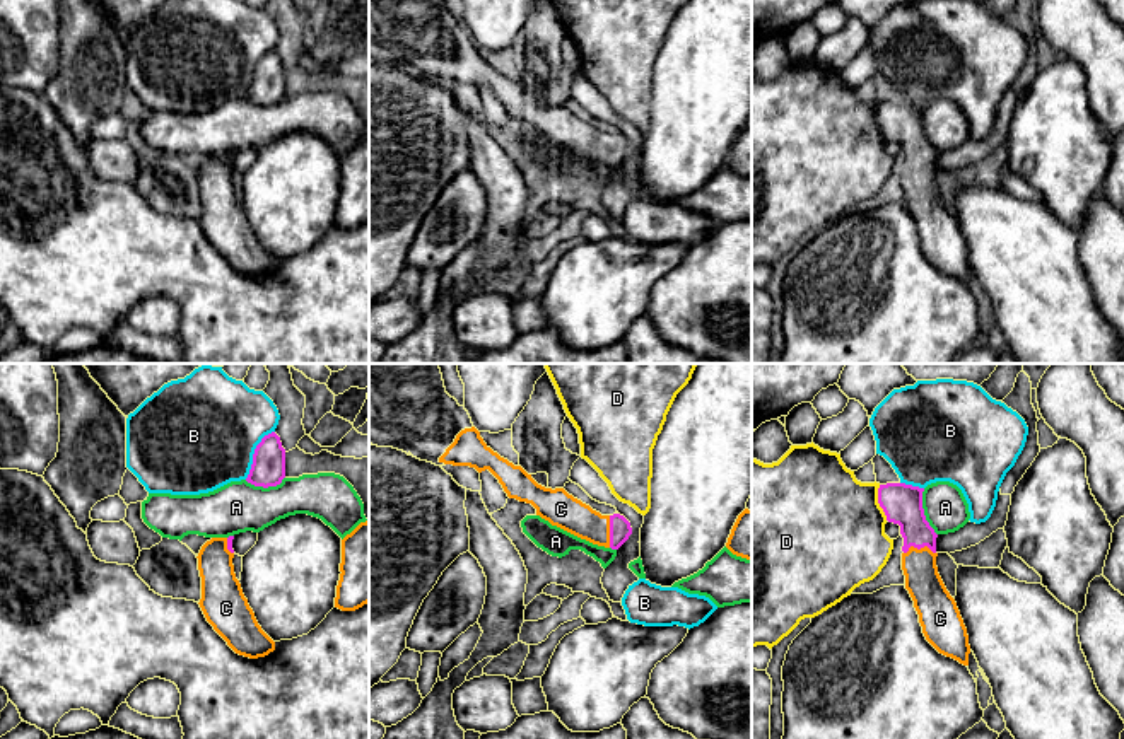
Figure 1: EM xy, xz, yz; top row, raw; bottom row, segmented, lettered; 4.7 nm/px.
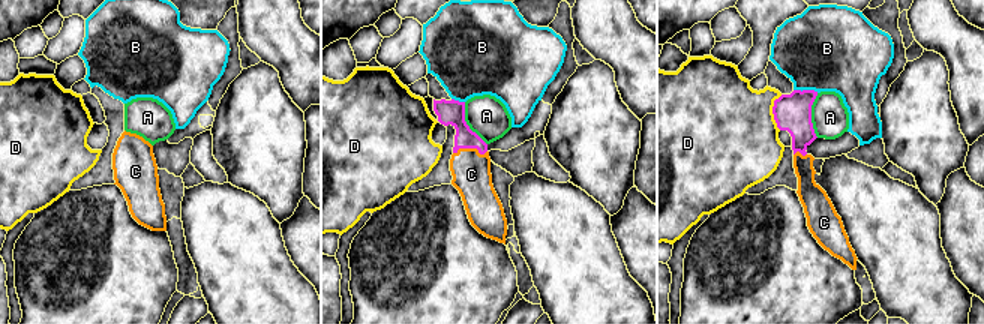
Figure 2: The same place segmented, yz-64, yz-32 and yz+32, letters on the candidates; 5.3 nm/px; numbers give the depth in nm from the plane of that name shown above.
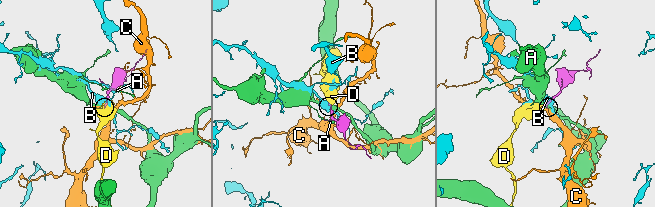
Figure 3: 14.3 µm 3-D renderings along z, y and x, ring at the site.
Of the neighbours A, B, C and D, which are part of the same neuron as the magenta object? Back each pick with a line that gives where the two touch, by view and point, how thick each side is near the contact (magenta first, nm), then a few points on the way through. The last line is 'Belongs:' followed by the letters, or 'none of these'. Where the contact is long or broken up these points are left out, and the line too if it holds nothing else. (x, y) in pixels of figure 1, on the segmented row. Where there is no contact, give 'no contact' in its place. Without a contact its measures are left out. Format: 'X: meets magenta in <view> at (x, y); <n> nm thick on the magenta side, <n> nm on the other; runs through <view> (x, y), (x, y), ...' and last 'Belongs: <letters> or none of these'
C: meets magenta in yz at (919, 548); 190 nm thick on the magenta side, 170 nm on the other; runs through yz (902, 504), (919, 538), (919, 548), (921, 579), (931, 599)
Belongs: C

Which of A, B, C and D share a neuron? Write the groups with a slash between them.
A / B / C / D

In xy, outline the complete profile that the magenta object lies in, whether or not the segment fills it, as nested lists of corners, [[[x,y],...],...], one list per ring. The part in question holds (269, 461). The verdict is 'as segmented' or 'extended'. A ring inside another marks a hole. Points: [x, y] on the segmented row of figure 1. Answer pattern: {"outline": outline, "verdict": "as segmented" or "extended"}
{"outline": [[[272,432],[261,439],[253,454],[253,464],[246,478],[255,486],[277,486],[285,478],[285,449],[280,437]]], "verdict": "as segmented"}

